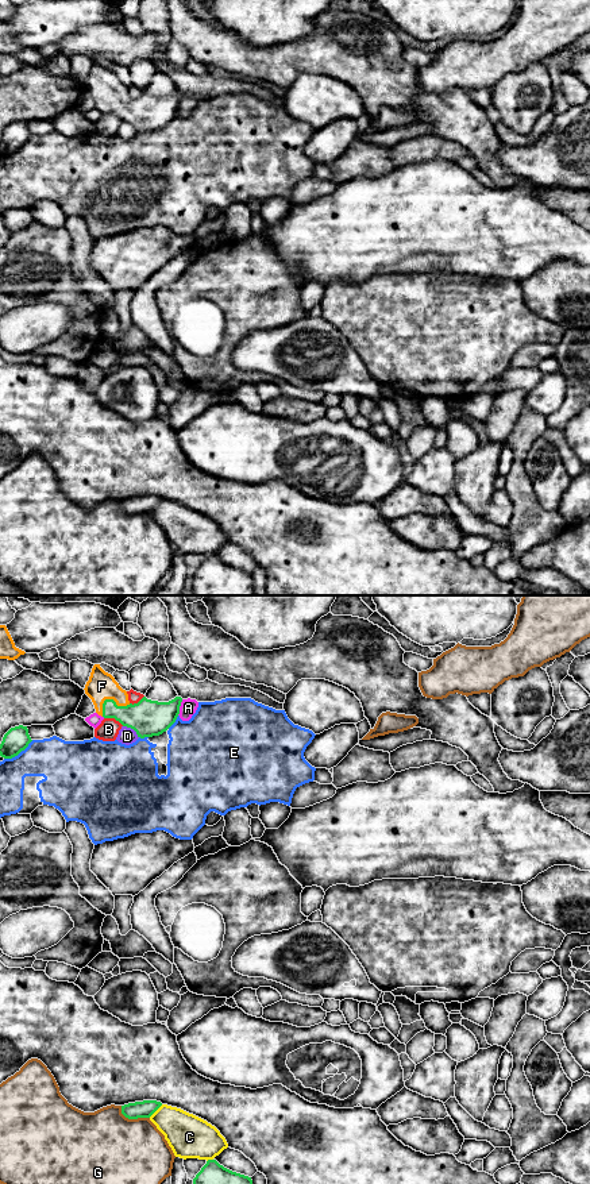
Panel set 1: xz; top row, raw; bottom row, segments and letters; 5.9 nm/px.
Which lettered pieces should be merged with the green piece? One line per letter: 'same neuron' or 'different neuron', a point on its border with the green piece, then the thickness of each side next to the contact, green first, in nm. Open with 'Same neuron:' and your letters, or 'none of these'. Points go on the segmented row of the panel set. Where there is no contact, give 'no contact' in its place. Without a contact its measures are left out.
Same neuron: F
A: different neuron | xz (178, 708) | 220/100 nm
B: different neuron | xz (114, 717) | 220/120 nm
C: different neuron | xz (155, 1110) | 100/260 nm
D: different neuron | xz (132, 728) | 220/100 nm
E: different neuron | xz (18, 754) | 150/260 nm
F: same neuron | xz (110, 700) | 220/170 nm
G: different neuron | xz (132, 1118) | 100/440 nm

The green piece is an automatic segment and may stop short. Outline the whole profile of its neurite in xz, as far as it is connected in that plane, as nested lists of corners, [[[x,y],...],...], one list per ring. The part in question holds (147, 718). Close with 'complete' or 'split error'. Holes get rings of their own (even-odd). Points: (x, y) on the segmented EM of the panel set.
[[[100,664],[93,666],[84,690],[92,699],[99,716],[115,718],[123,726],[134,729],[140,738],[166,732],[176,722],[182,702],[181,697],[169,702],[151,701],[143,697],[132,705],[127,691]]] | split error

